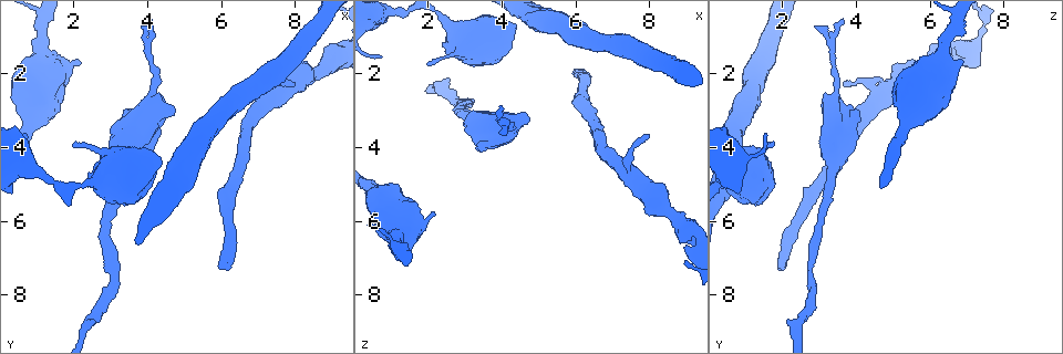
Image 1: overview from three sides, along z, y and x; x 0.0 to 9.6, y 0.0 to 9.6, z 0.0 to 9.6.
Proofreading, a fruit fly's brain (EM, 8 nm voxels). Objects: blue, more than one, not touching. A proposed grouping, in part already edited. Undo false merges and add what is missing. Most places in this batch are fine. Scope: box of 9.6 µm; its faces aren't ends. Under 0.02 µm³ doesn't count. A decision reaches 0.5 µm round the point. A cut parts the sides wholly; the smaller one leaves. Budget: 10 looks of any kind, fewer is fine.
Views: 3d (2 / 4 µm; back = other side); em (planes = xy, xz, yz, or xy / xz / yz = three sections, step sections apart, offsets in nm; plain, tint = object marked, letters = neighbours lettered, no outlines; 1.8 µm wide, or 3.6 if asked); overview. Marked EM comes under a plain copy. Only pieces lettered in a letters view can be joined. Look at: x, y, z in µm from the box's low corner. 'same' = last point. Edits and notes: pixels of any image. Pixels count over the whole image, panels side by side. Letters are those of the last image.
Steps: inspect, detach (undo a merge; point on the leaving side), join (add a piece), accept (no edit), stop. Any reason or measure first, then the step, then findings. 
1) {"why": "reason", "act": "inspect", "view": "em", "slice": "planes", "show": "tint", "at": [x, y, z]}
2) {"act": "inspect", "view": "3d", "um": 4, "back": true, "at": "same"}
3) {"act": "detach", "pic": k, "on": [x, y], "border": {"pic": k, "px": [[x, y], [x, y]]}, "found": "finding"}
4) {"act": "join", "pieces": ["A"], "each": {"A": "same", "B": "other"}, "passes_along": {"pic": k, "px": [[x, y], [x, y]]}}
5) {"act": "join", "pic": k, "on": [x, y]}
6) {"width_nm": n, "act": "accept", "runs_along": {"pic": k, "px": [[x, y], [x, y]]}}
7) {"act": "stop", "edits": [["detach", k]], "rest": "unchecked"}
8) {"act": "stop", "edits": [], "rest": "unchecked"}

{"act": "inspect", "view": "em", "slice": "planes", "show": "letters", "at": [8.00, 2.35, 3.65]}

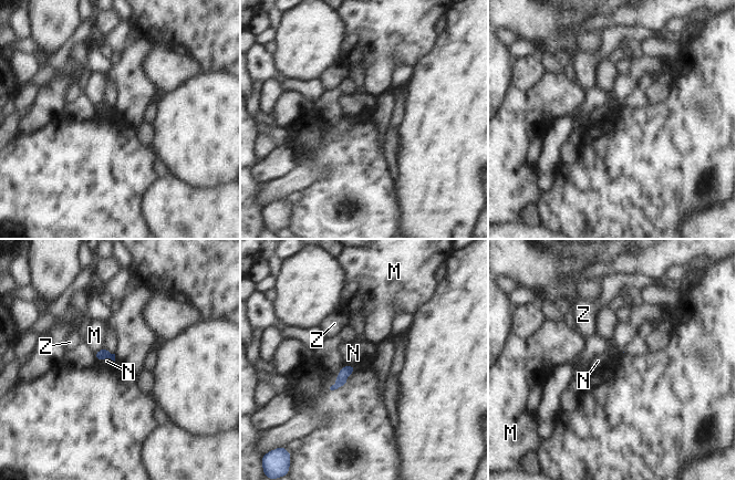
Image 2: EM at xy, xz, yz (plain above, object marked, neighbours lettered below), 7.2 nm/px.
{"longest_contact_nm": ["N", 140], "act": "accept", "each": {"M": "other", "N": "other", "Z": "other"}, "border": {"pic": 2, "px": [[96, 360], [111, 358], [114, 361]]}, "found": "no lettered piece goes on from it"}

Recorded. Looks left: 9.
{"why": "thin end", "act": "inspect", "view": "3d", "um": 2, "at": [0.75, 3.60, 1.60]}

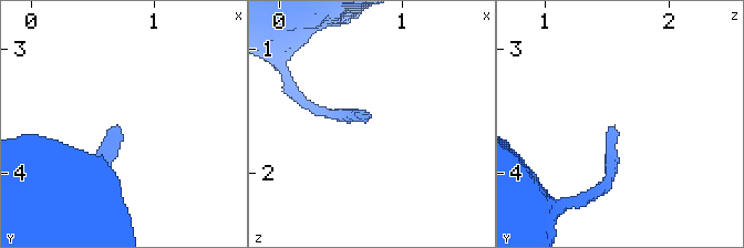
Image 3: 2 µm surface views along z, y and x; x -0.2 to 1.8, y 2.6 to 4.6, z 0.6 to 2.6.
{"why": "need the tissue", "act": "inspect", "view": "em", "slice": "planes", "show": "tint", "at": [0.68, 3.60, 1.56]}

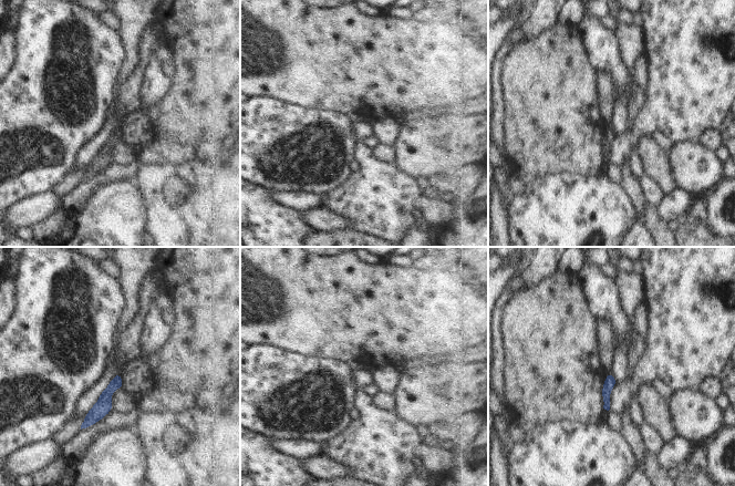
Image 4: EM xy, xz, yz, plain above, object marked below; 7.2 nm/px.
{"act": "inspect", "view": "em", "slice": "planes", "show": "letters", "at": "same"}

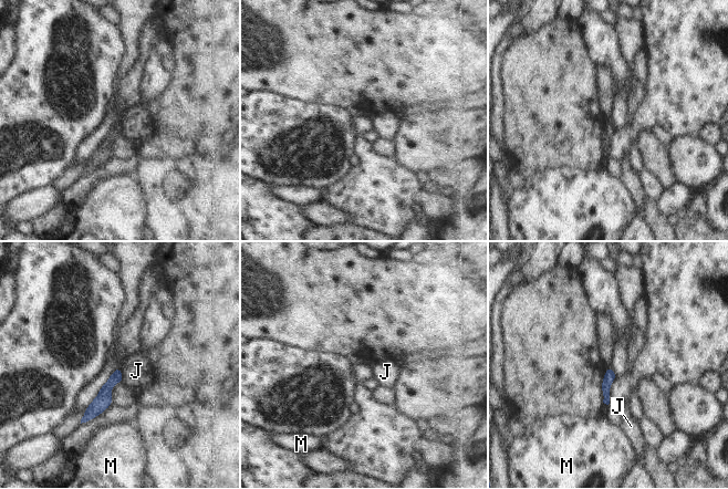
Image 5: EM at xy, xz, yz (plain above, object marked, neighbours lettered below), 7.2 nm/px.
{"act": "accept", "each": {"J": "other", "M": "other"}, "border": {"pic": 5, "px": [[120, 367], [123, 382]]}, "found": "no lettered piece goes on from it"}

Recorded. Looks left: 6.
{"why": "free end", "act": "inspect", "view": "em", "slice": "planes", "show": "letters", "at": [5.90, 7.20, 1.90]}

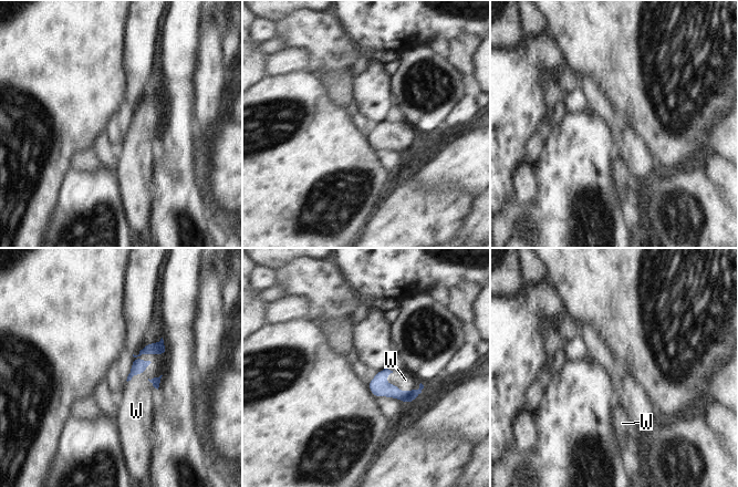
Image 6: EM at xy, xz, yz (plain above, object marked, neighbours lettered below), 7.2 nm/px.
{"longest_contact_nm": ["W", 340], "act": "join", "pieces": ["W"], "each": {"W": "same"}, "found": "the cell continues"}

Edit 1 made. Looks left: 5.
{"why": "free end", "act": "inspect", "view": "em", "slice": "planes", "show": "letters", "at": [4.00, 0.80, 2.90]}

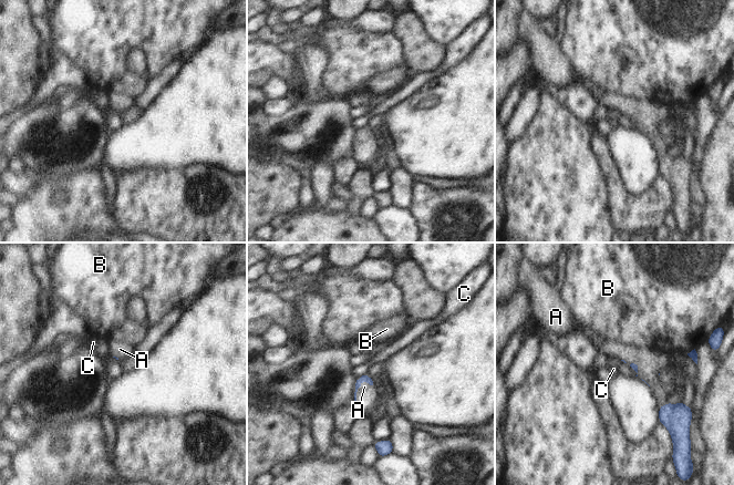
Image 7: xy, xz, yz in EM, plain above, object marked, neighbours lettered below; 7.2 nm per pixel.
{"act": "join", "pieces": ["A"], "each": {"A": "same", "B": "other", "C": "other"}, "passes_along": {"pic": 7, "px": [[365, 378], [368, 382], [364, 387]]}, "found": "the cell continues"}

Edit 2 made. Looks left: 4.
{"act": "stop", "edits": [["join", 6], ["join", 7]], "rest": "unchecked"}

